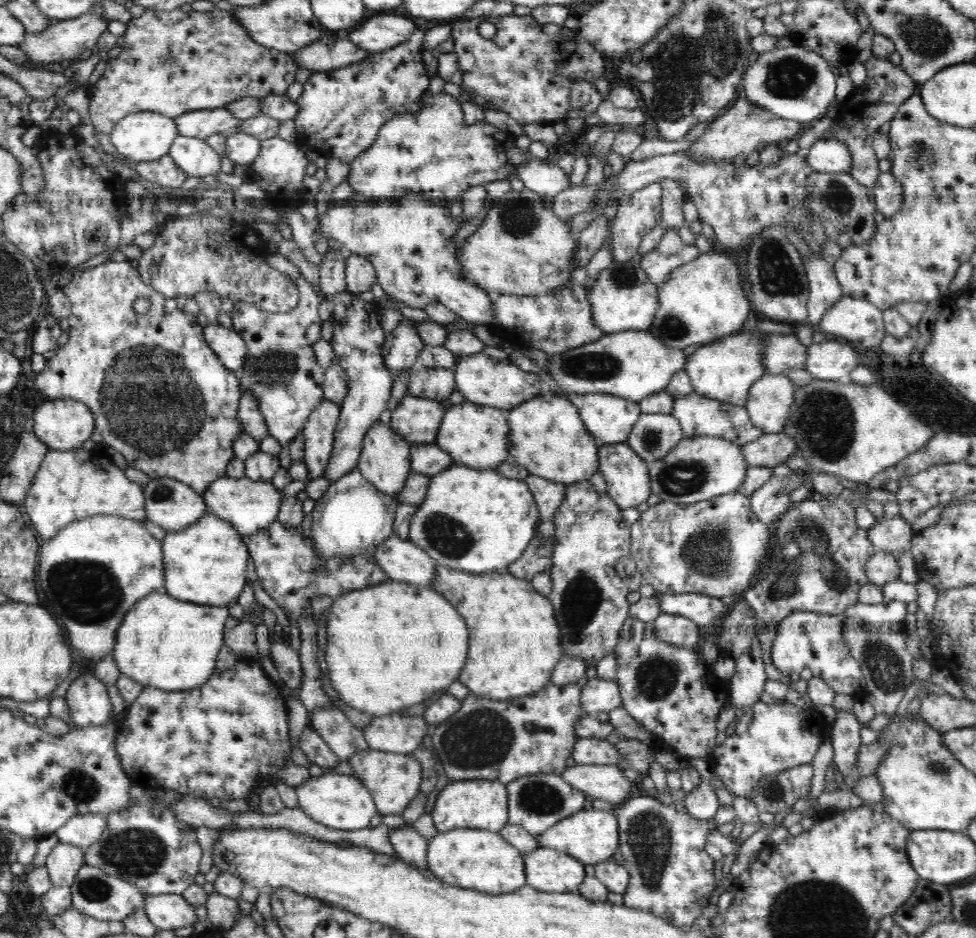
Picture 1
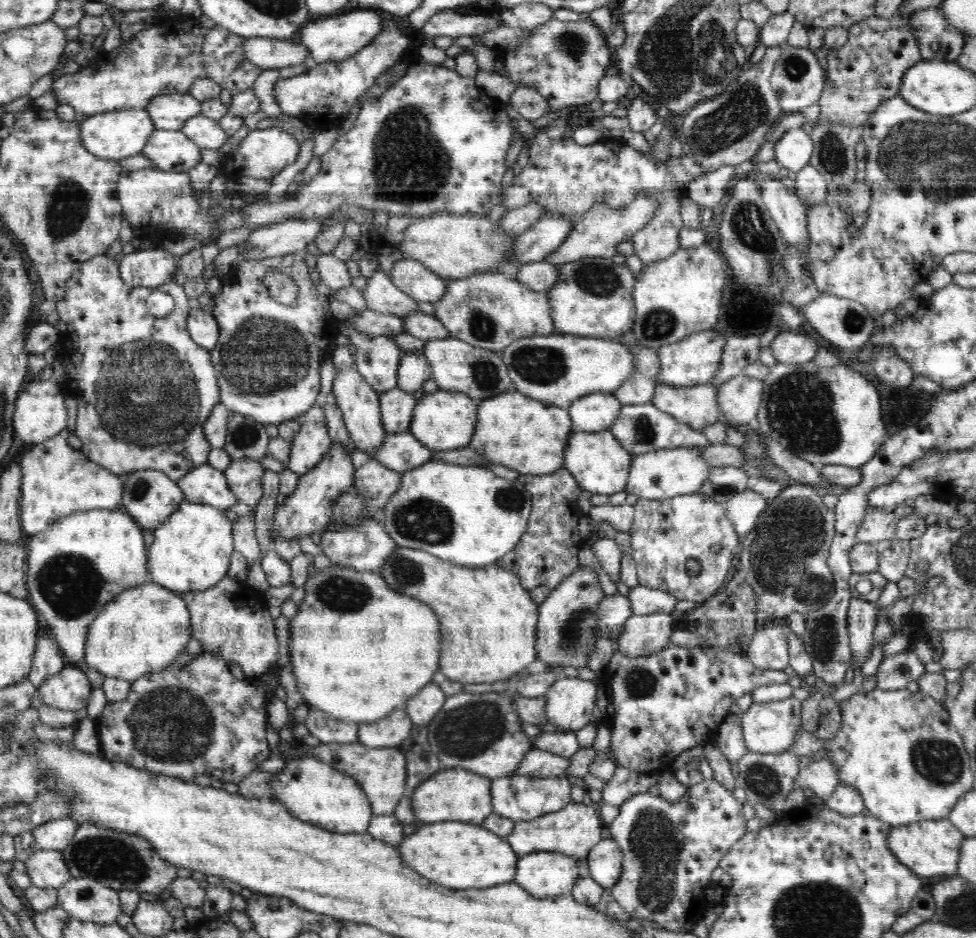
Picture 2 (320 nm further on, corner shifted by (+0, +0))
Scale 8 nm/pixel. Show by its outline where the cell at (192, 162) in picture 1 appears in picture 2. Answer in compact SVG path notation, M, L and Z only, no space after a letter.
M154 129L141 153L147 156L158 170L188 172L190 168L201 161L200 150L201 147L193 140L190 140L183 132L180 132L180 129L175 131Z

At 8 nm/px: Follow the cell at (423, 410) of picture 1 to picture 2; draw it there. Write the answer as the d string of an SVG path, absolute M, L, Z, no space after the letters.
M396 387L379 394L382 425L387 434L410 433L418 401L412 393Z

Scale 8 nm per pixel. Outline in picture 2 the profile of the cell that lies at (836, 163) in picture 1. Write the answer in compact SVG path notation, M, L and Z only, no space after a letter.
M804 128L786 131L774 146L776 161L787 168L791 176L810 162L813 153L811 136Z

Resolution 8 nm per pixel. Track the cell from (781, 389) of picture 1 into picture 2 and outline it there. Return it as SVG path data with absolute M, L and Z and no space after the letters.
M743 373L718 386L718 405L732 424L755 423L762 400L763 381Z

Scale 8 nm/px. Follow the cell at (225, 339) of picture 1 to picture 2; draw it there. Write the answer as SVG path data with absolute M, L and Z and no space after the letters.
M201 307L190 310L186 319L186 328L191 339L202 348L210 350L218 342L220 327L210 311Z

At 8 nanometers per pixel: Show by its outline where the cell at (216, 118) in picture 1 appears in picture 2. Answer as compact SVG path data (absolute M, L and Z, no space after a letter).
M165 94L154 96L146 108L158 130L175 131L186 120L201 114L200 101L188 94Z

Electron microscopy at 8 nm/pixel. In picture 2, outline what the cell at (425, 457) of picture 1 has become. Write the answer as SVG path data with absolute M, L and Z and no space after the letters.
M404 432L400 434L386 434L381 447L375 450L374 461L380 462L384 467L390 468L400 474L413 470L432 461L434 451L424 444L420 443L411 433Z

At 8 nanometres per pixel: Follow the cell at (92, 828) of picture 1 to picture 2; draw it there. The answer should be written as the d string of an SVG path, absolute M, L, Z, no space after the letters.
M64 817L58 820L49 820L47 823L34 827L31 832L40 851L61 851L71 843L77 828L76 821Z

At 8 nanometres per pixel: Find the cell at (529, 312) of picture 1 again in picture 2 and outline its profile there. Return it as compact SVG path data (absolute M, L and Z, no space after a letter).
M498 271L449 279L443 295L427 309L434 311L433 315L447 328L450 337L490 351L501 352L515 340L555 332L547 291L526 288Z

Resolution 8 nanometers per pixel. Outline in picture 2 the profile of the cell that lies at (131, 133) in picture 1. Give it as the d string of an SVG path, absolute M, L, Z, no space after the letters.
M131 108L87 115L87 118L80 123L79 135L84 148L87 148L92 154L117 161L141 153L154 129L156 128L148 111Z

